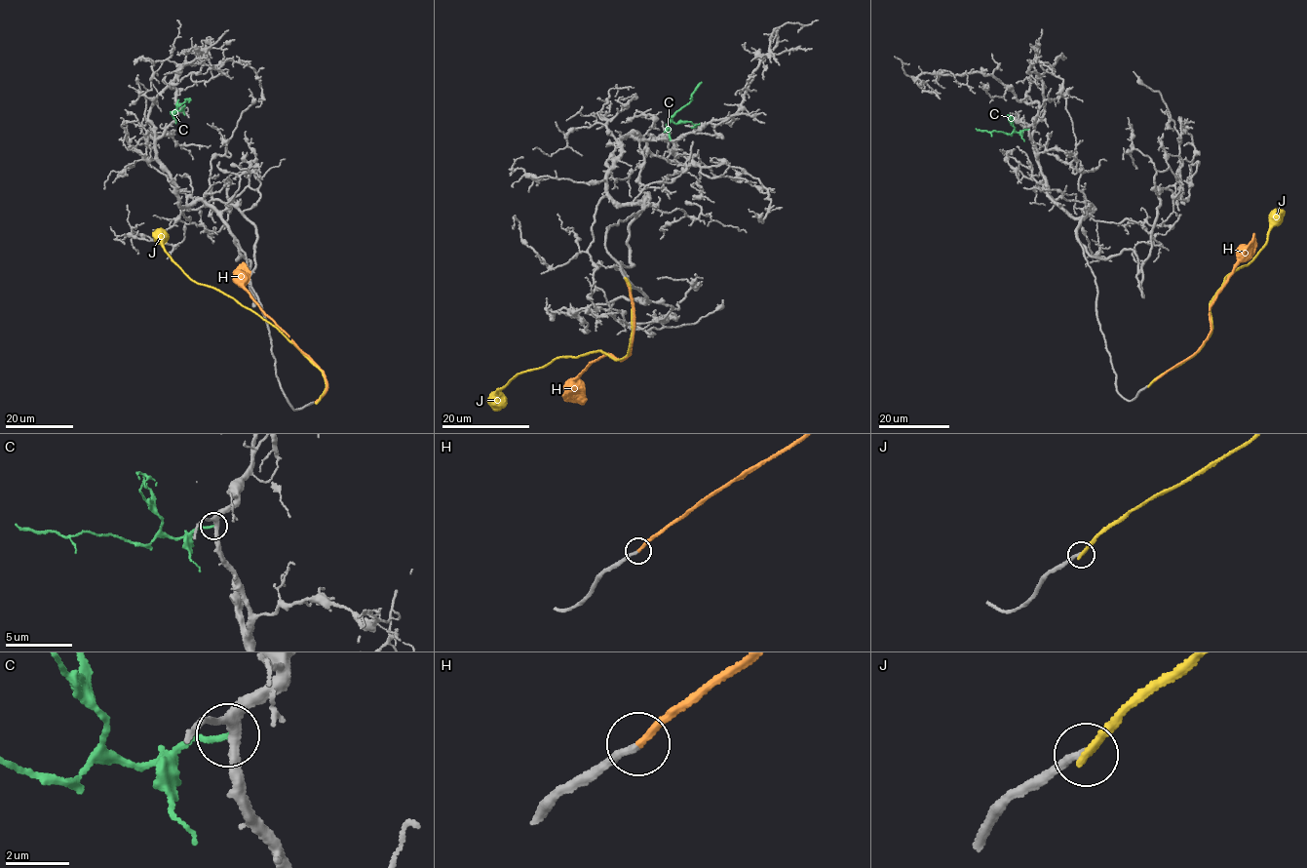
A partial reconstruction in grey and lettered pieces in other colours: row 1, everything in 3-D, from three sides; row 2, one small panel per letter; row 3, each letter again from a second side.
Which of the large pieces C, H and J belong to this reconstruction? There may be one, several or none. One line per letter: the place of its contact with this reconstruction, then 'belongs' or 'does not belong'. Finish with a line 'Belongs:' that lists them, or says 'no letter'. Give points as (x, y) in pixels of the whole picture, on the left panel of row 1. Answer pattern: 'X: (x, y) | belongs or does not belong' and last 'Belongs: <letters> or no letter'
C: (176, 113) | does not belong
H: (315, 402) | does not belong
J: (316, 403) | does not belong
Belongs: no letter

